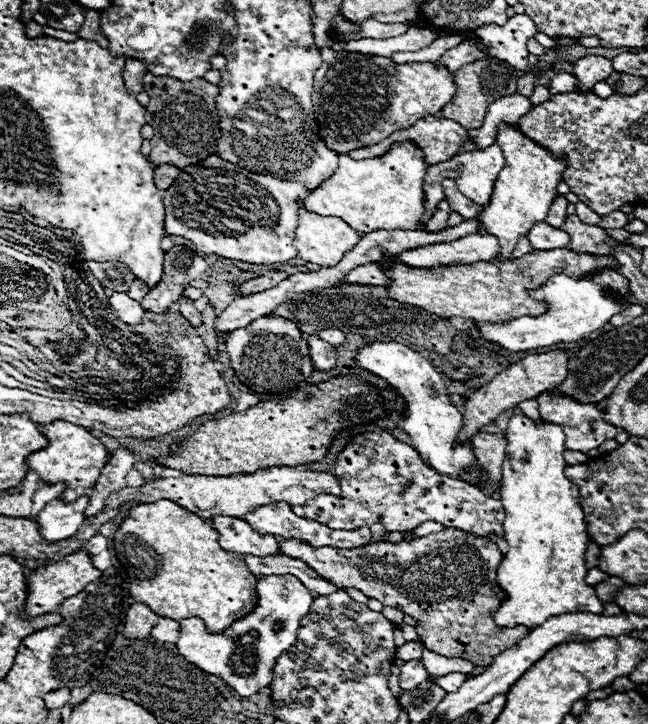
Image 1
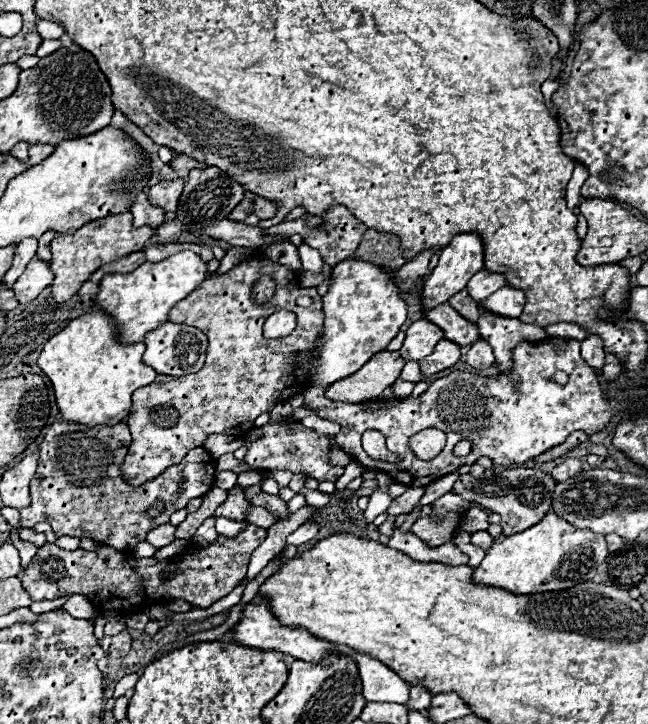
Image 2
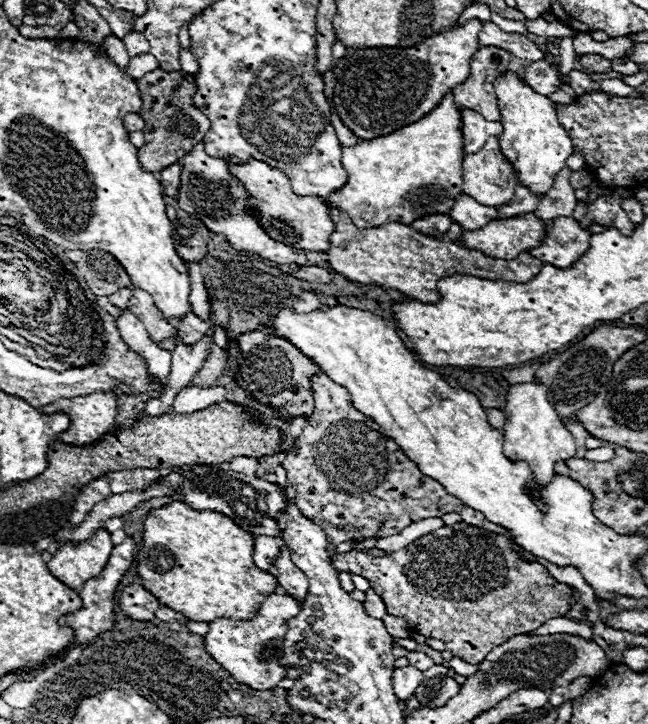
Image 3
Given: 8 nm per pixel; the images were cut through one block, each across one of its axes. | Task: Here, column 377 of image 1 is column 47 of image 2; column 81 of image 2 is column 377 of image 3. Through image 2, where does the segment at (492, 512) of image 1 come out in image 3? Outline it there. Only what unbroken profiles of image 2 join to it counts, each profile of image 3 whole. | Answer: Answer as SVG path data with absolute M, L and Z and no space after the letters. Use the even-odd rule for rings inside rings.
M316 372L316 376L312 376L312 390L314 412L296 440L294 454L288 454L282 460L288 476L288 488L284 494L296 502L302 516L308 516L308 520L324 528L324 534L328 536L328 550L334 550L346 540L386 538L422 518L442 518L448 512L458 512L462 520L472 526L508 536L508 542L520 556L524 556L524 560L544 564L556 580L580 590L583 597L579 603L585 607L592 606L592 587L584 582L576 568L560 568L548 560L530 556L530 552L524 552L514 542L512 532L504 526L492 524L484 518L484 514L468 508L462 500L448 494L436 480L424 476L416 462L412 462L392 438L380 432L380 426L372 418L352 406L350 394L342 386L334 384L326 374Z

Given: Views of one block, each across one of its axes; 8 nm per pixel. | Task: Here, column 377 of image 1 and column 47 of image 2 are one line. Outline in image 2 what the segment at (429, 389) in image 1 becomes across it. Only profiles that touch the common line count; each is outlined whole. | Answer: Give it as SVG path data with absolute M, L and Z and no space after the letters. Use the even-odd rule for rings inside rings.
M92 310L68 322L68 326L52 336L40 352L38 366L52 380L56 402L64 420L86 426L122 422L132 408L132 392L152 384L156 370L142 362L144 344L118 342L118 324L104 310Z

